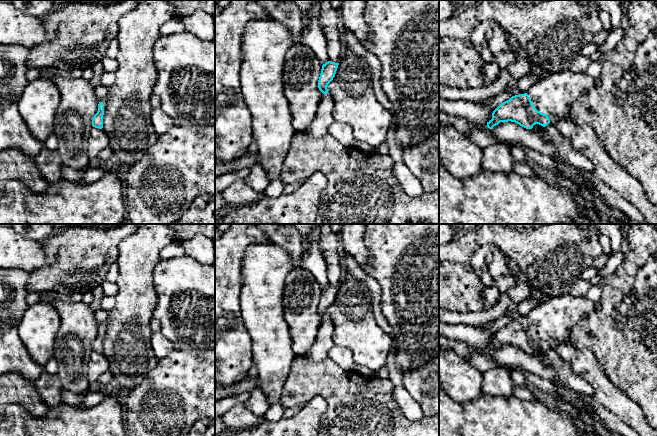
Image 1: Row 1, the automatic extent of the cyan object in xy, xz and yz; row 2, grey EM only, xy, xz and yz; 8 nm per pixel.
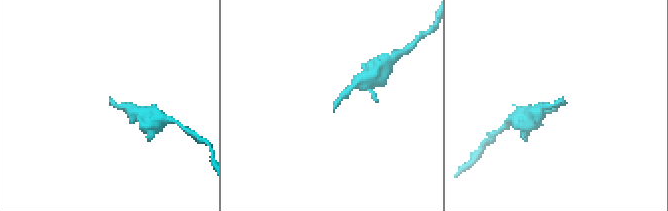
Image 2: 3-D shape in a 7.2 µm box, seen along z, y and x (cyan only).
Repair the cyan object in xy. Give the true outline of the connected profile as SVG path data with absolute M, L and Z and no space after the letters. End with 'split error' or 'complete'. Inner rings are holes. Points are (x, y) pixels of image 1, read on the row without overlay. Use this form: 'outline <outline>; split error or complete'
outline M99 309L94 314L95 314L96 321L99 325L99 328L98 328L98 335L92 343L92 350L95 352L102 353L103 352L104 328L105 328L105 325L109 316L109 312Z; split error

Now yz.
outline M564 295L553 297L551 300L537 305L527 317L512 320L501 327L492 337L492 343L487 346L487 351L492 353L500 346L515 346L526 353L532 353L535 348L543 351L550 347L549 339L564 342L572 333L573 328L587 314L598 307L598 300L591 301L586 296L575 297Z; split error

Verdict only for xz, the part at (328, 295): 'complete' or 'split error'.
split error

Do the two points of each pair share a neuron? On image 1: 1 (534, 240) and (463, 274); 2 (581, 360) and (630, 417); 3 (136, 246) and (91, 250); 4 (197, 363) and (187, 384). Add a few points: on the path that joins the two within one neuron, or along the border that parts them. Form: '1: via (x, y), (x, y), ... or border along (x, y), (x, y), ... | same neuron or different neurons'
1: border along (449, 261), (469, 266) | different neurons
2: via (593, 374), (603, 388), (618, 403) | same neuron
3: border along (131, 234), (120, 243), (118, 257), (115, 261) | different neurons
4: via (197, 368), (197, 374), (192, 379) | same neuron

